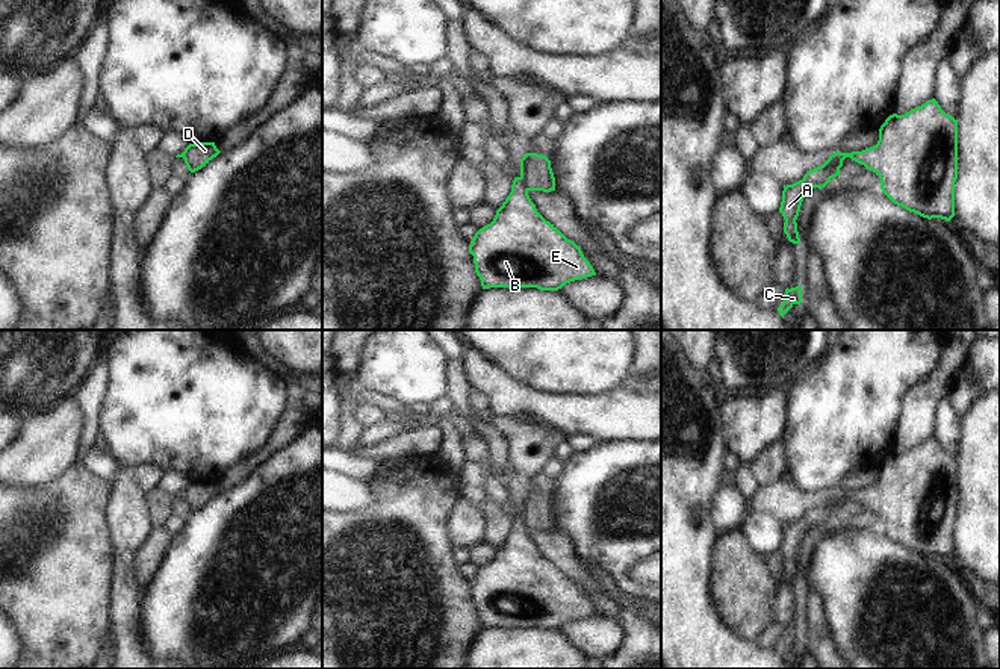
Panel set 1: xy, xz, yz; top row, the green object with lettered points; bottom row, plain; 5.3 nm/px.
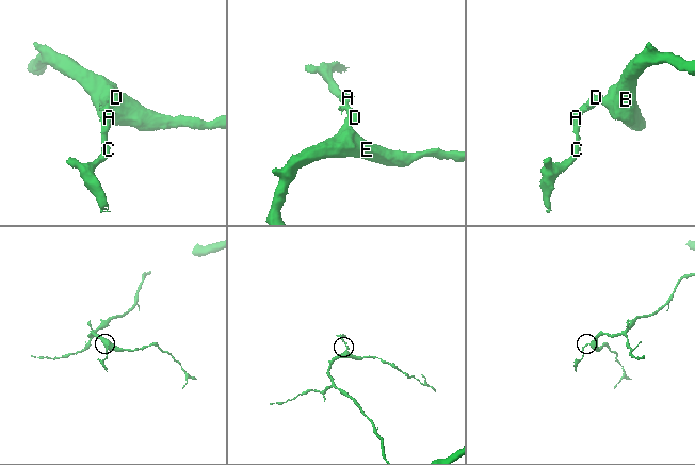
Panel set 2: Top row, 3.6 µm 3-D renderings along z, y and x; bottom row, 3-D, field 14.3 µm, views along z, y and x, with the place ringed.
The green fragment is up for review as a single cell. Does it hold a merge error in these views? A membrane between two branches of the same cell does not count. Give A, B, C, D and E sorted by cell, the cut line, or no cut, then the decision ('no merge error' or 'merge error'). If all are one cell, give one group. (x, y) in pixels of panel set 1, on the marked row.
A C D / B E | xz (519, 177), (527, 191) | merge error

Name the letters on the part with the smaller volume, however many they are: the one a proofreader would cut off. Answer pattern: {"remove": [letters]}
{"remove": ["A", "C", "D"]}

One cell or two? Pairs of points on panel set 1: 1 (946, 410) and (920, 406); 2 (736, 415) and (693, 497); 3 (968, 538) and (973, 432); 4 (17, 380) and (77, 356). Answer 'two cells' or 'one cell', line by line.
1: two cells
2: two cells
3: one cell
4: one cell

